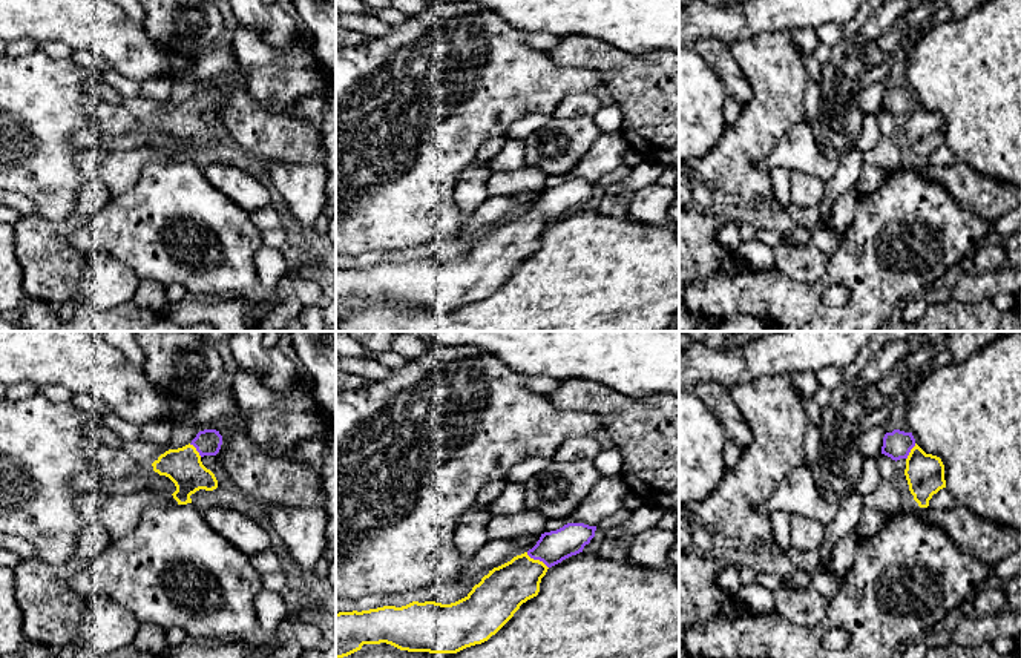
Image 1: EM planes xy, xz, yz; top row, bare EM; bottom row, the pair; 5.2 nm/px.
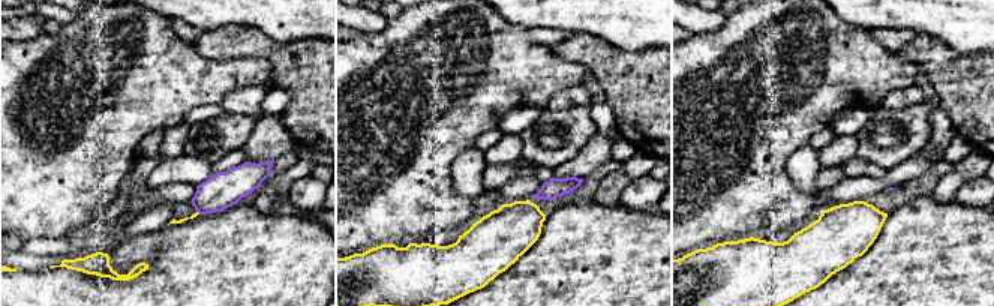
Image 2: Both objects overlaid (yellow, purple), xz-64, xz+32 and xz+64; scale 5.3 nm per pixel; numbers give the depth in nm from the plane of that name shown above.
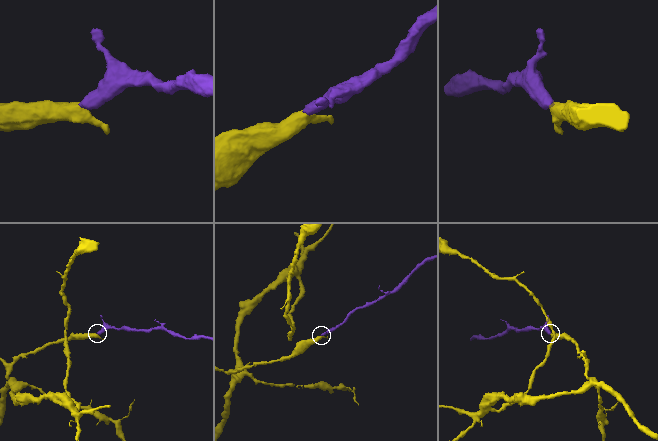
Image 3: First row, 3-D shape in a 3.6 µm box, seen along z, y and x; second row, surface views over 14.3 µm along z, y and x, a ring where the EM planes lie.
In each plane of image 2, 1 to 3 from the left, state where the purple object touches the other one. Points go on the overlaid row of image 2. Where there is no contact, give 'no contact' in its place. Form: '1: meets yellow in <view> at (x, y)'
1: no contact
2: meets yellow in xz+32 at (529, 201)
3: no contact

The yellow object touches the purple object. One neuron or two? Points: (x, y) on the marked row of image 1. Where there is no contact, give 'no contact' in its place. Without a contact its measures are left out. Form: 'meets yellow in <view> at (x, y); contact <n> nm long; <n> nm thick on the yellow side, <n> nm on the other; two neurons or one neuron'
meets yellow in xz at (537, 560); contact 150 nm long; 240 nm thick on the yellow side, 170 nm on the other; one neuron

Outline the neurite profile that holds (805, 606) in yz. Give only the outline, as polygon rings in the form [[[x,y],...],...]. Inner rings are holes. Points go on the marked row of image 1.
[[[780,586],[773,597],[776,612],[794,624],[814,627],[825,617],[828,601],[813,587]]]

